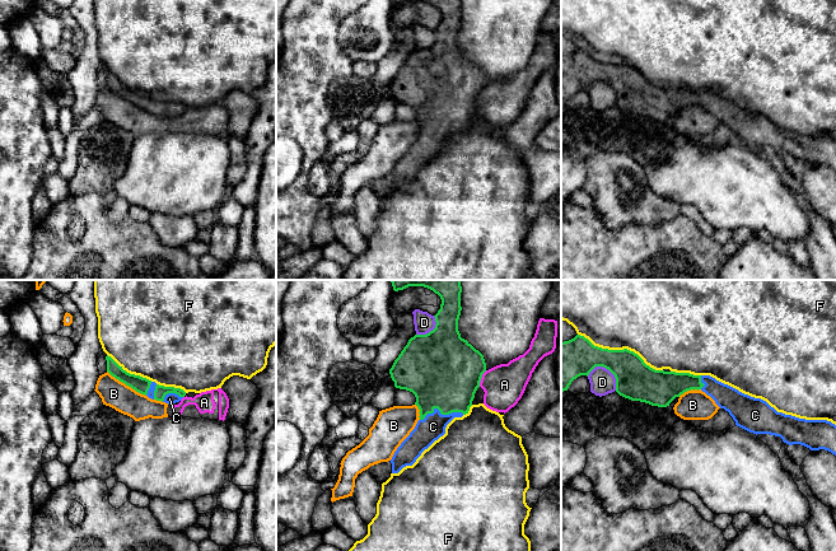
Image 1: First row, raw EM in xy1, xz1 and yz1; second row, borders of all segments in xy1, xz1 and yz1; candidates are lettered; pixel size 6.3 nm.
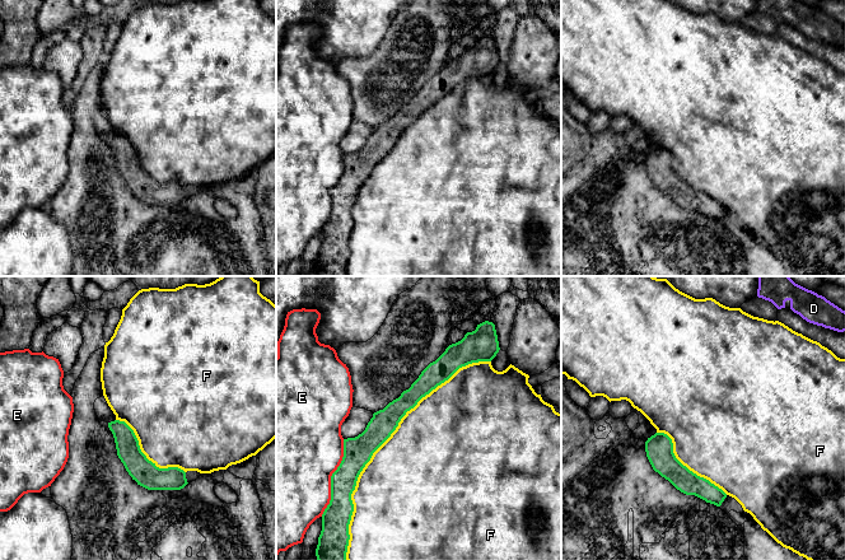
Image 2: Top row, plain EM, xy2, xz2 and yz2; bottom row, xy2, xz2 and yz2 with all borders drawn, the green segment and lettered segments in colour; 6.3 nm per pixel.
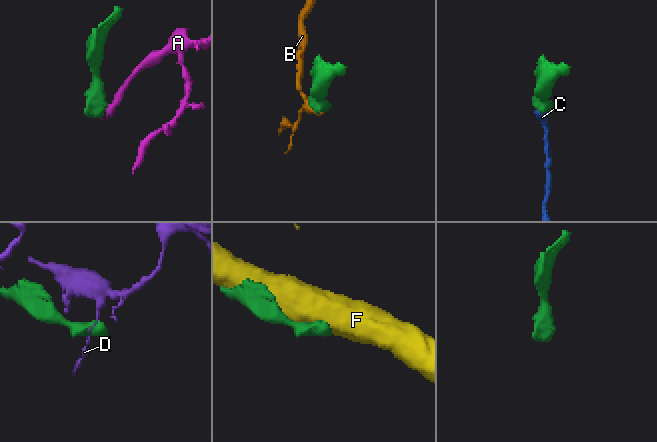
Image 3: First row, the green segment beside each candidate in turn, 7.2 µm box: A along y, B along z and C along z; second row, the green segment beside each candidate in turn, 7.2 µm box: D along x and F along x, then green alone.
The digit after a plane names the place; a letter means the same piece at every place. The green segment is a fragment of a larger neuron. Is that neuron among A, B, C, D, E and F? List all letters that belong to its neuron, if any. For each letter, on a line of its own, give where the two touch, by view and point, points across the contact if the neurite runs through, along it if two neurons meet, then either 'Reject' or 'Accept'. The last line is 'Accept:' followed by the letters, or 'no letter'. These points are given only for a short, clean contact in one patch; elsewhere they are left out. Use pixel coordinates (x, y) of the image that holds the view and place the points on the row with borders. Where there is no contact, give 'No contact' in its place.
A: Touches green at xz1 (481, 377). Boundary: xz1 (486, 370), (479, 386). Reject
B: Touches green at xy1 (126, 384). Reject
C: Touches green at xz1 (442, 414). Path across: xz1 (444, 374), (442, 414), (433, 423), (433, 426). Accept
D: Touches green at yz1 (608, 369). Reject
E: Touches green at xz2 (331, 477). Reject
F: Touches green at xz2 (382, 443). Reject
Accept: C

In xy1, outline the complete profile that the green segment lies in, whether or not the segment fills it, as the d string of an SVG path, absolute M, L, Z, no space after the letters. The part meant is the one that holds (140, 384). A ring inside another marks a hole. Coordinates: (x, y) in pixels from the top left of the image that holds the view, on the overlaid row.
M108 355L106 356L106 360L107 372L112 377L151 400L173 405L179 402L186 396L186 392L181 388L159 386L146 378L127 373Z

